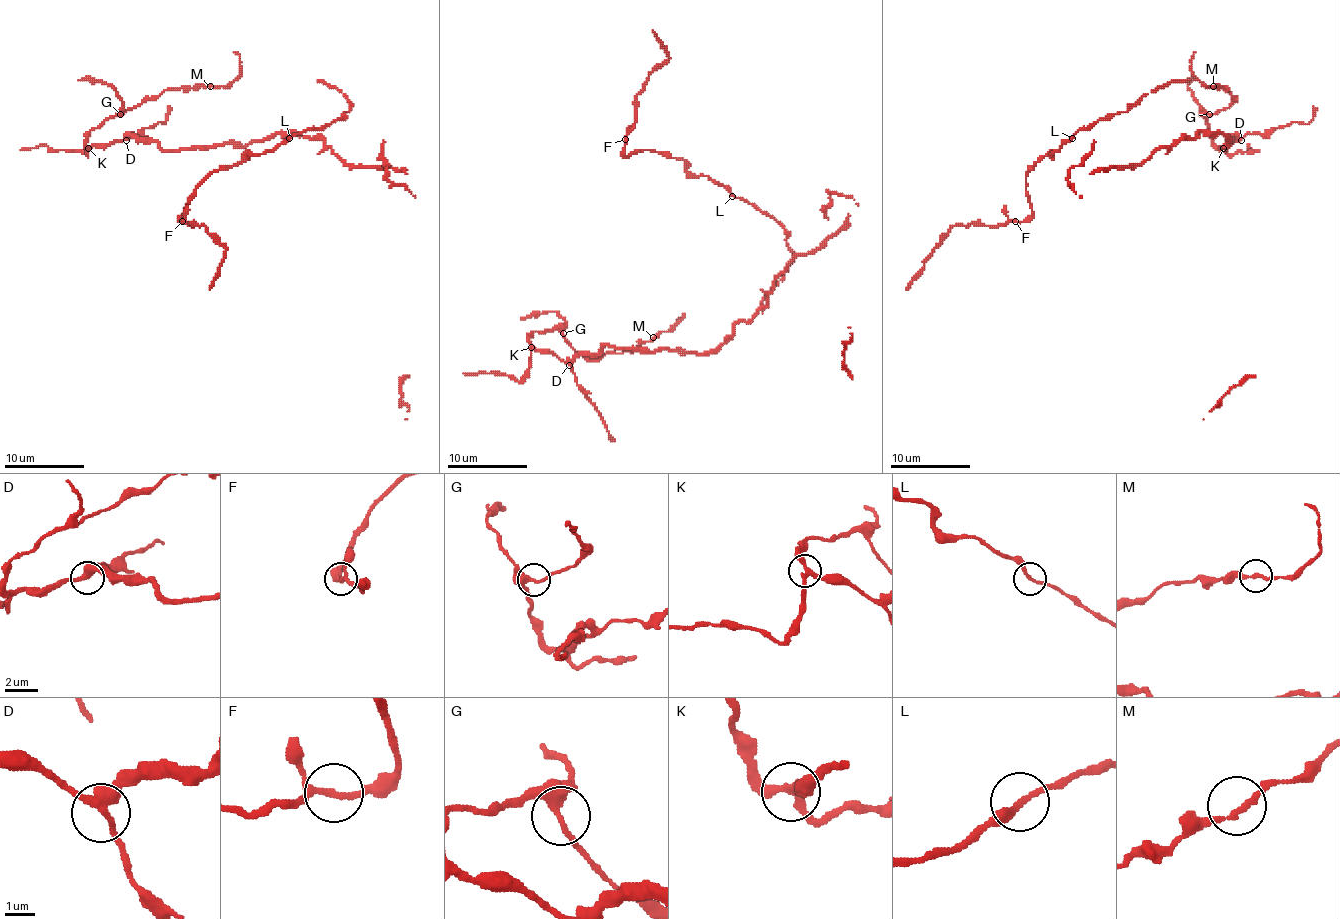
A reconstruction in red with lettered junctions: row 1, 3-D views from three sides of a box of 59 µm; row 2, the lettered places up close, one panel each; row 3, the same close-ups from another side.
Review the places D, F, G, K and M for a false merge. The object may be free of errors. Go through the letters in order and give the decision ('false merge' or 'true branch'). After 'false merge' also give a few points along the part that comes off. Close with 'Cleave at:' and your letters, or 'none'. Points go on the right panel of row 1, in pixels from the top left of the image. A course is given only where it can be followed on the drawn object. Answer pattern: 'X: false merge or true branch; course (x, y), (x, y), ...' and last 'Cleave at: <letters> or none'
D: true branch
F: true branch
G: true branch
K: true branch
M: true branch
Cleave at: none

